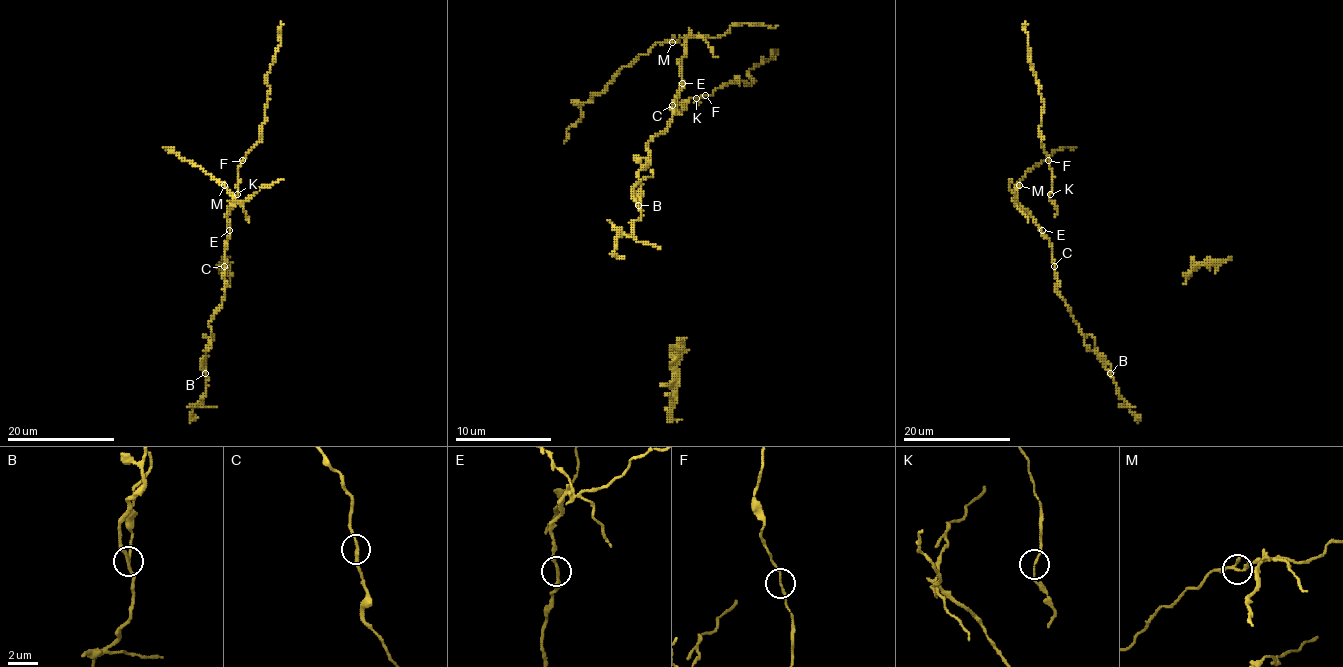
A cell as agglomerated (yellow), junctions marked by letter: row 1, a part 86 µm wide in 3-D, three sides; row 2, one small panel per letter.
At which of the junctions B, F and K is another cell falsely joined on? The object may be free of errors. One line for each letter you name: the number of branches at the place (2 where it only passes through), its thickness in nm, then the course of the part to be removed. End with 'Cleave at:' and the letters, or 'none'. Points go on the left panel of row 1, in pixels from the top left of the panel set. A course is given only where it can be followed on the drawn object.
B: branches 3; calibre 180 nm; course (205, 373), (202, 358), (210, 343), (209, 322), (222, 302), (228, 213), (233, 195), (170, 147), (164, 147)
Cleave at: B

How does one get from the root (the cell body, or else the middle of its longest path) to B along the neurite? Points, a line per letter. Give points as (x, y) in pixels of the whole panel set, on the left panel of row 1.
B: (225, 266), (222, 303), (209, 323), (210, 345), (202, 359), (205, 373)

